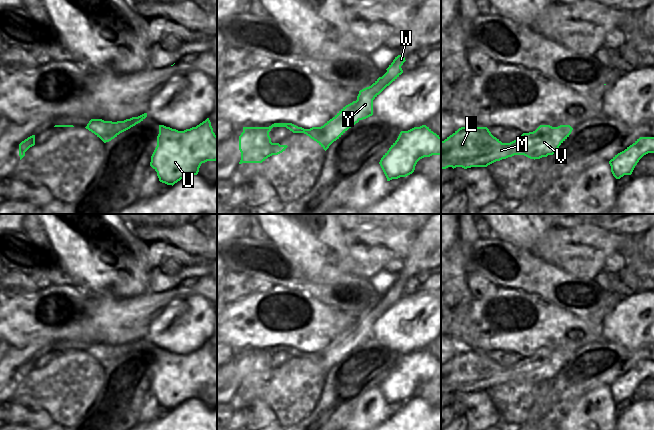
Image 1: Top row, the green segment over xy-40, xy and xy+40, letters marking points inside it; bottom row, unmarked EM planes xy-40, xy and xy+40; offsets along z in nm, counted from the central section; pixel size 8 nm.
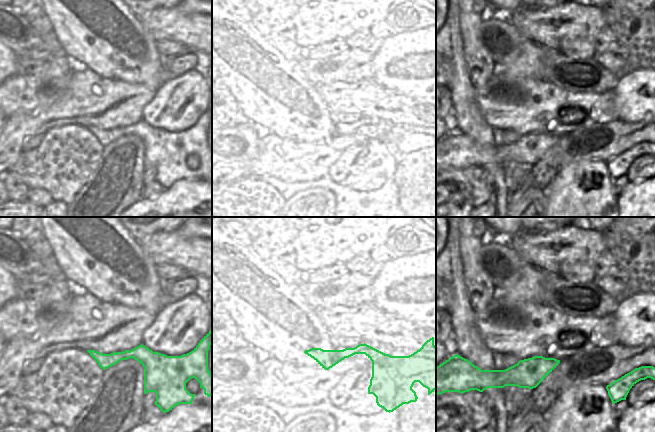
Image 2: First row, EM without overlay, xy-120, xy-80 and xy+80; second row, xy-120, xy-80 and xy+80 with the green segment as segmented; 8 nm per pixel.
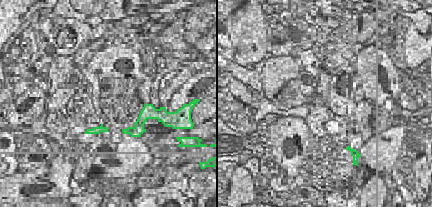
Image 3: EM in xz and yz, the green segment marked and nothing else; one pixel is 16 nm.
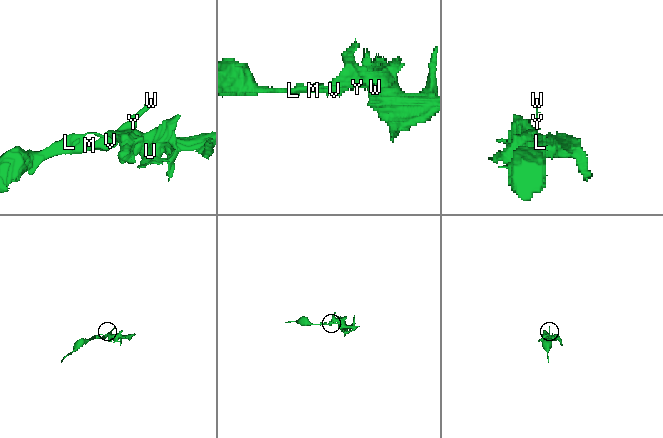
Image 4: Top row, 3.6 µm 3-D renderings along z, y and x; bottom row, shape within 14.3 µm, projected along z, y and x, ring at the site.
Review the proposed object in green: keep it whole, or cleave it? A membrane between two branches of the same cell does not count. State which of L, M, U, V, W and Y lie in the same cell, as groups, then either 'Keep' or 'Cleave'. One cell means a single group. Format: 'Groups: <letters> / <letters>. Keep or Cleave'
Groups: L M V W Y / U. Cleave.

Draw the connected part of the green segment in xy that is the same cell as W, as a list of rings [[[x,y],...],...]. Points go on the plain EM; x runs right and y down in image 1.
[[[402,279],[395,281],[382,301],[379,301],[371,310],[360,314],[356,325],[343,331],[332,343],[322,350],[324,354],[320,361],[308,360],[326,375],[349,352],[360,344],[372,340],[373,324],[403,297],[401,290],[405,285],[405,281]]]

